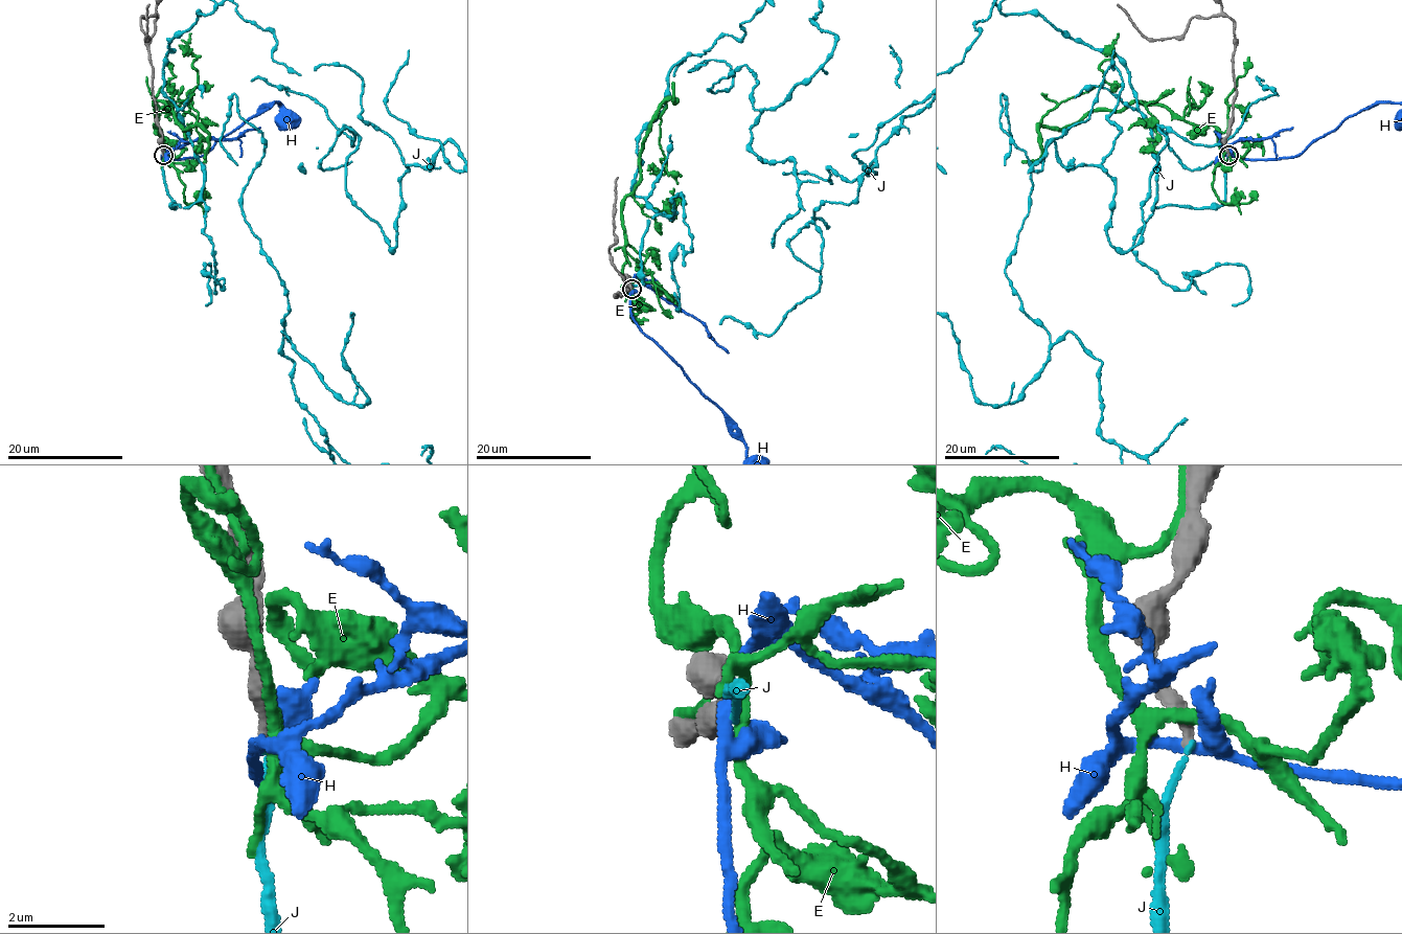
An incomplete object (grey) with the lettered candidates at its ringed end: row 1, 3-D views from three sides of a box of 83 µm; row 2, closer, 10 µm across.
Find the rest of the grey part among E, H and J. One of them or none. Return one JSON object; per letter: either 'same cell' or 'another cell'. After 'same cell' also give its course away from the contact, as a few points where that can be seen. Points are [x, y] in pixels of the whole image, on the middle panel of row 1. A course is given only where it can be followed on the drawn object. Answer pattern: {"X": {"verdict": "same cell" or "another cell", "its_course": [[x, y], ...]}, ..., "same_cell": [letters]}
{"E": {"verdict": "another cell"}, "H": {"verdict": "another cell"}, "J": {"verdict": "same cell"}, "same_cell": ["J"]}

